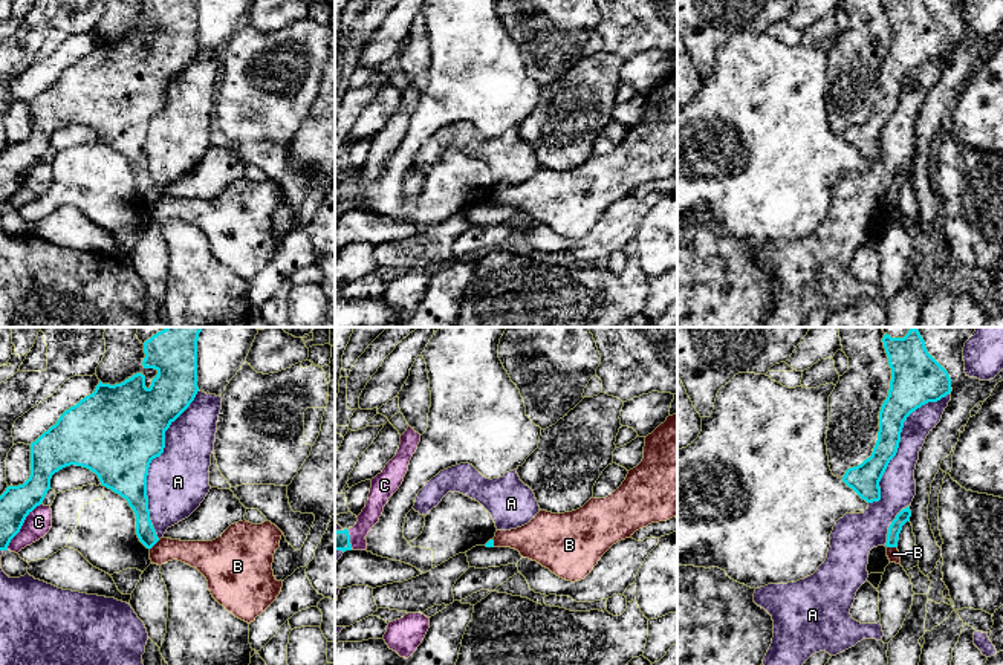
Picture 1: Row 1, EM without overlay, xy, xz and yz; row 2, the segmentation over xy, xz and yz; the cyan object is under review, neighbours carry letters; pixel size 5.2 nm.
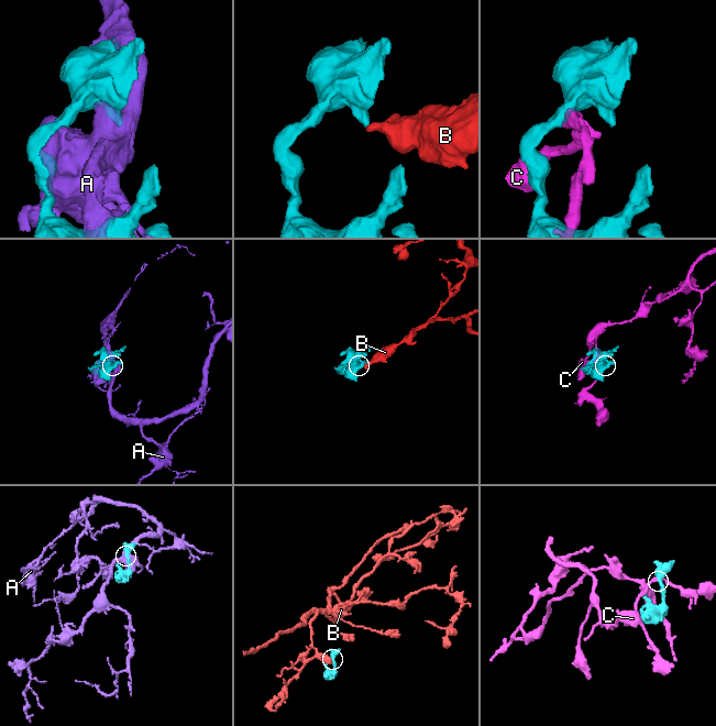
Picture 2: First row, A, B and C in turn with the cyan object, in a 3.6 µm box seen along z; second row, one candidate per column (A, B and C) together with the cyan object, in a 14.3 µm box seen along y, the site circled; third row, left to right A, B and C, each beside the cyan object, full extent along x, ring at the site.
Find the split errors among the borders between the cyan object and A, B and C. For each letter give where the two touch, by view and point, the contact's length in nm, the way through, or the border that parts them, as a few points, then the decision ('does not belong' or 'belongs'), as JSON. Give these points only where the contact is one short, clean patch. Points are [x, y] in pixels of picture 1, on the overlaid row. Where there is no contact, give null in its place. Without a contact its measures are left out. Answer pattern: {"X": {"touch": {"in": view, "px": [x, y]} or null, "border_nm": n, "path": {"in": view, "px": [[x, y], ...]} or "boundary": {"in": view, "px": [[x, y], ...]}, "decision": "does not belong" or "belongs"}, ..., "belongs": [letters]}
{"A": {"touch": {"in": "xy", "px": [150, 462]}, "border_nm": 800, "decision": "does not belong"}, "B": {"touch": {"in": "yz", "px": [892, 546]}, "border_nm": 70, "boundary": {"in": "yz", "px": [[886, 544], [896, 548]]}, "decision": "does not belong"}, "C": {"touch": {"in": "xy", "px": [22, 525]}, "border_nm": 300, "decision": "does not belong"}, "belongs": []}

